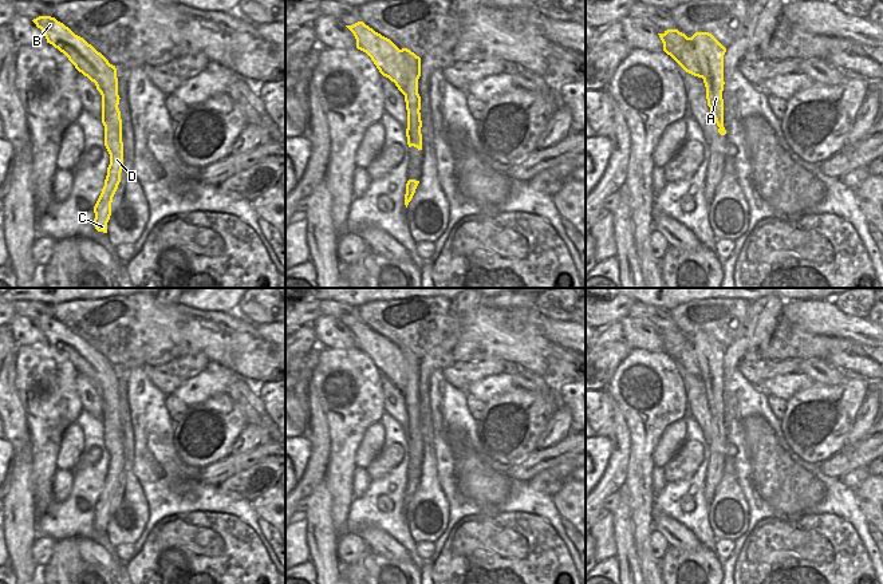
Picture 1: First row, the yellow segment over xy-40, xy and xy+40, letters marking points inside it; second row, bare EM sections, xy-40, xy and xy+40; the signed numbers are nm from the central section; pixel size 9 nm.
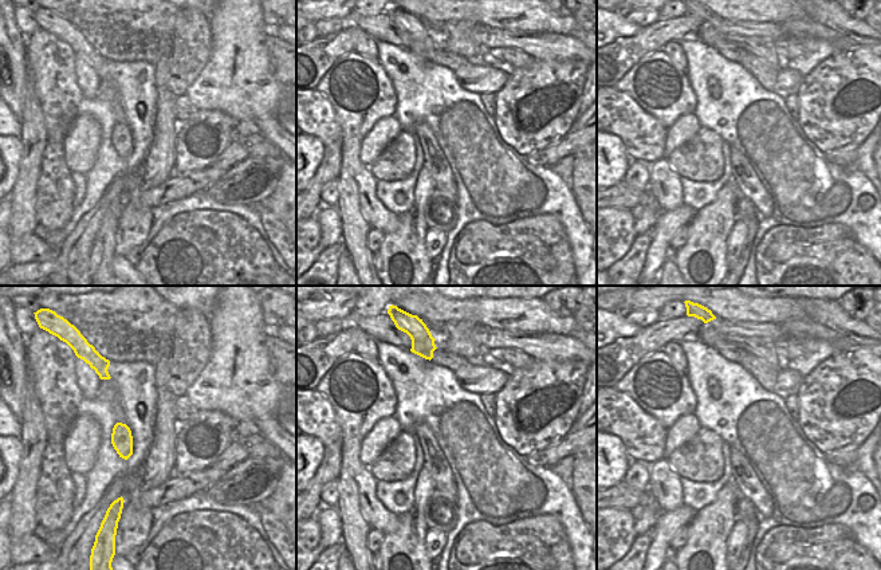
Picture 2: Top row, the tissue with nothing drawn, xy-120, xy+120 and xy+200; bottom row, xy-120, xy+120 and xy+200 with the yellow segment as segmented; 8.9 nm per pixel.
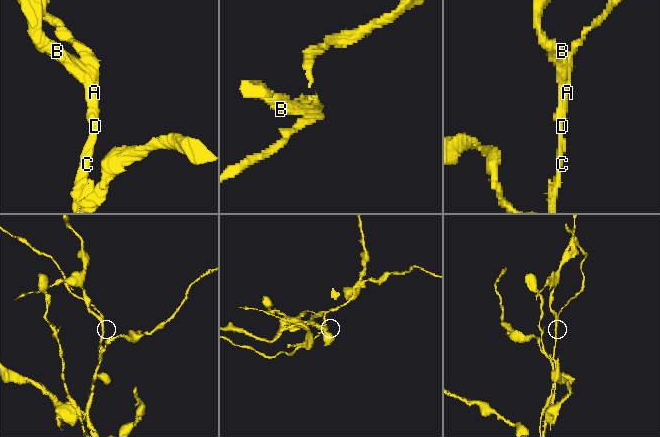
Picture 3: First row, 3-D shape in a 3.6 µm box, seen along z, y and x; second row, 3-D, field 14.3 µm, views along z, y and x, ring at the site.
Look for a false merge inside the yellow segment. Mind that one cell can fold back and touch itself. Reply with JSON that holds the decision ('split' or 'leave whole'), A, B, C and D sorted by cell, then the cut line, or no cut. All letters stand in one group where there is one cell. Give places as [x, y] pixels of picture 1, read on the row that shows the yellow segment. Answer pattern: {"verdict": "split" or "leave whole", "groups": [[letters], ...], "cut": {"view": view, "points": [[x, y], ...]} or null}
{"verdict": "split", "groups": [["A"], ["B", "C", "D"]], "cut": {"view": "xy", "points": [[399, 50], [395, 59], [406, 64], [418, 110]]}}

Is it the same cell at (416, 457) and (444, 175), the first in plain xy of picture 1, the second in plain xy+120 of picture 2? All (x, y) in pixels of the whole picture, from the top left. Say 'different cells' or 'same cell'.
different cells

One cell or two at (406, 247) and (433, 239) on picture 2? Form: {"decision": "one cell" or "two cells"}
{"decision": "two cells"}

